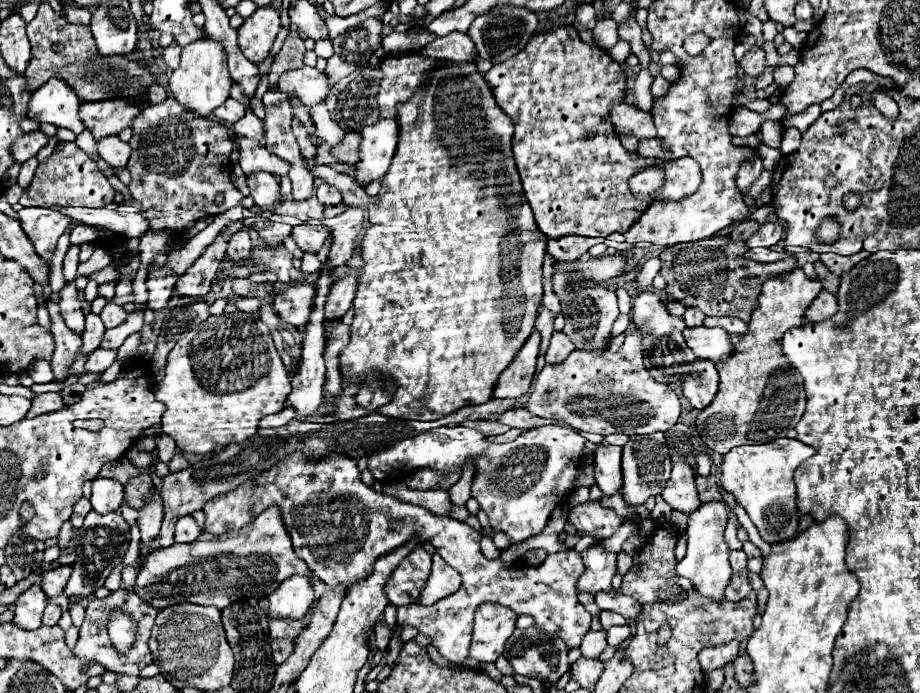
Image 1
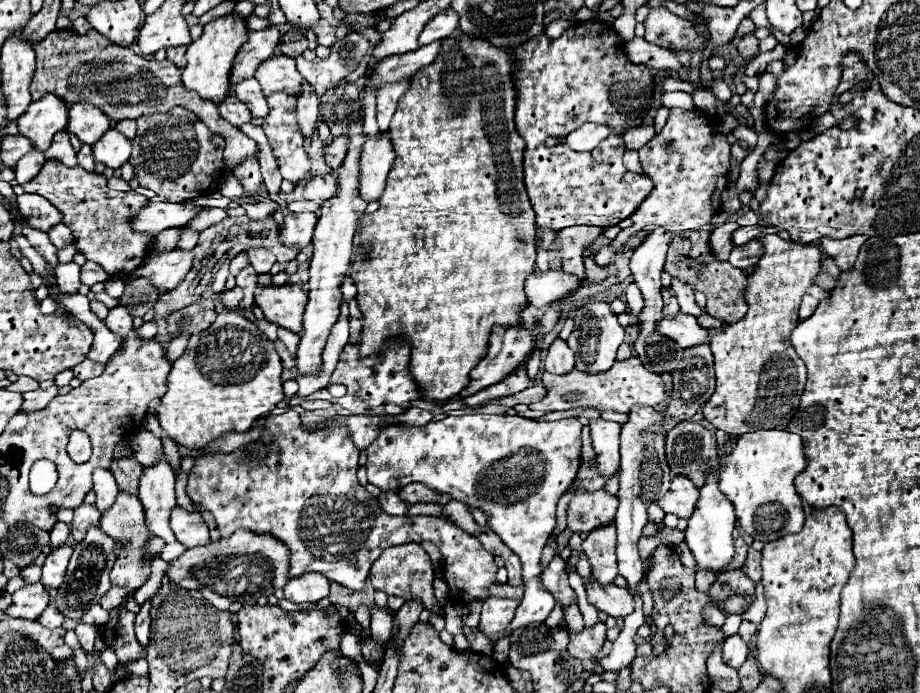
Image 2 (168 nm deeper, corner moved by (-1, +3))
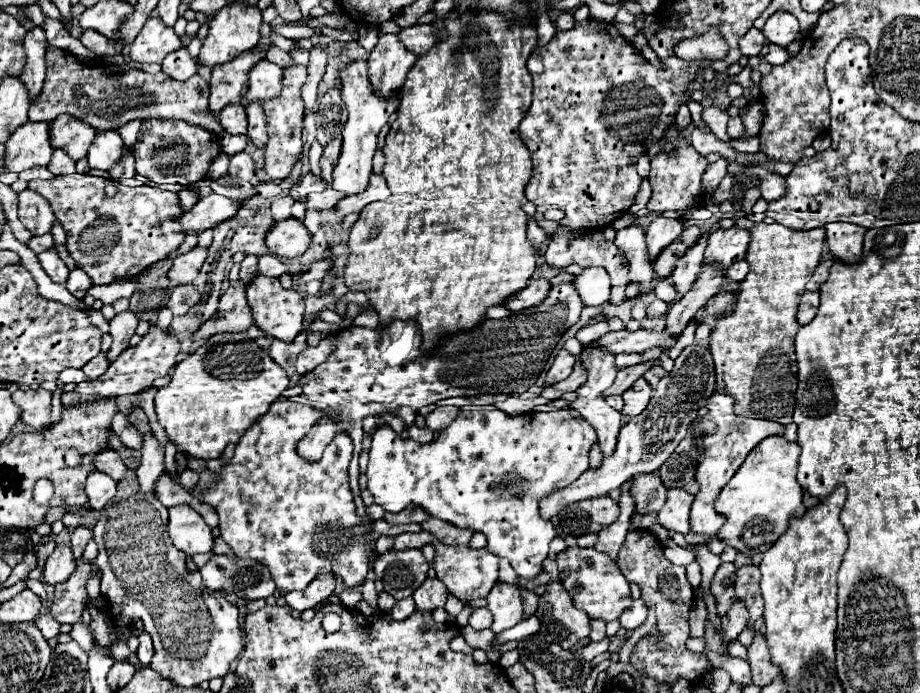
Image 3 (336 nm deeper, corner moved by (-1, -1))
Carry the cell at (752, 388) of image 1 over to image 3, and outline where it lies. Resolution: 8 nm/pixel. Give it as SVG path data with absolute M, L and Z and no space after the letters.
M757 223L751 229L751 243L747 249L747 261L751 265L751 271L741 281L733 313L719 319L709 339L709 351L713 355L717 373L717 391L729 393L735 399L737 417L769 417L771 421L777 421L781 425L789 425L793 421L797 391L797 359L793 339L799 329L797 311L801 295L805 293L805 285L821 261L823 243L823 227L813 231L793 231L779 223Z

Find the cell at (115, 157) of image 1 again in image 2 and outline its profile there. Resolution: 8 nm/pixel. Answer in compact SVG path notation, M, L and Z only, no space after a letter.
M109 129L95 145L93 145L93 157L97 163L103 163L105 167L117 169L123 163L129 161L131 155L131 141L121 135L117 129Z

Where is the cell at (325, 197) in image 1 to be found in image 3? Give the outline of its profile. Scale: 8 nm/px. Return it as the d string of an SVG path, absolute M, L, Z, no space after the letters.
M307 173L290 189L289 195L292 196L295 201L305 201L305 197L309 194L321 193L321 191L325 191L325 187L327 187L327 183L325 183L321 177L313 175L313 173Z

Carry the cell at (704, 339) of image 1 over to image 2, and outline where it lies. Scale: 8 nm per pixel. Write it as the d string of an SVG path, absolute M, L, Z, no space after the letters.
M677 313L671 317L665 317L659 325L657 325L657 333L663 337L669 337L673 341L677 341L679 347L689 347L689 345L699 345L701 341L707 341L707 329L703 329L695 317L685 315L685 313Z

